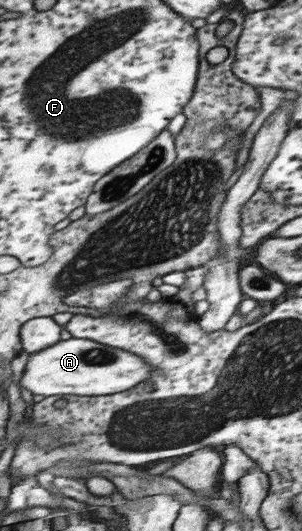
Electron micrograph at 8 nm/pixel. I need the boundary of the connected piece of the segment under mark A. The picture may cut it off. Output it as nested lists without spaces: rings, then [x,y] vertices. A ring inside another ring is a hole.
[[[70,338],[59,341],[52,347],[47,347],[29,355],[23,372],[23,387],[33,395],[44,397],[63,395],[104,396],[127,391],[147,380],[153,372],[153,367],[139,355],[110,347],[91,339]]]

